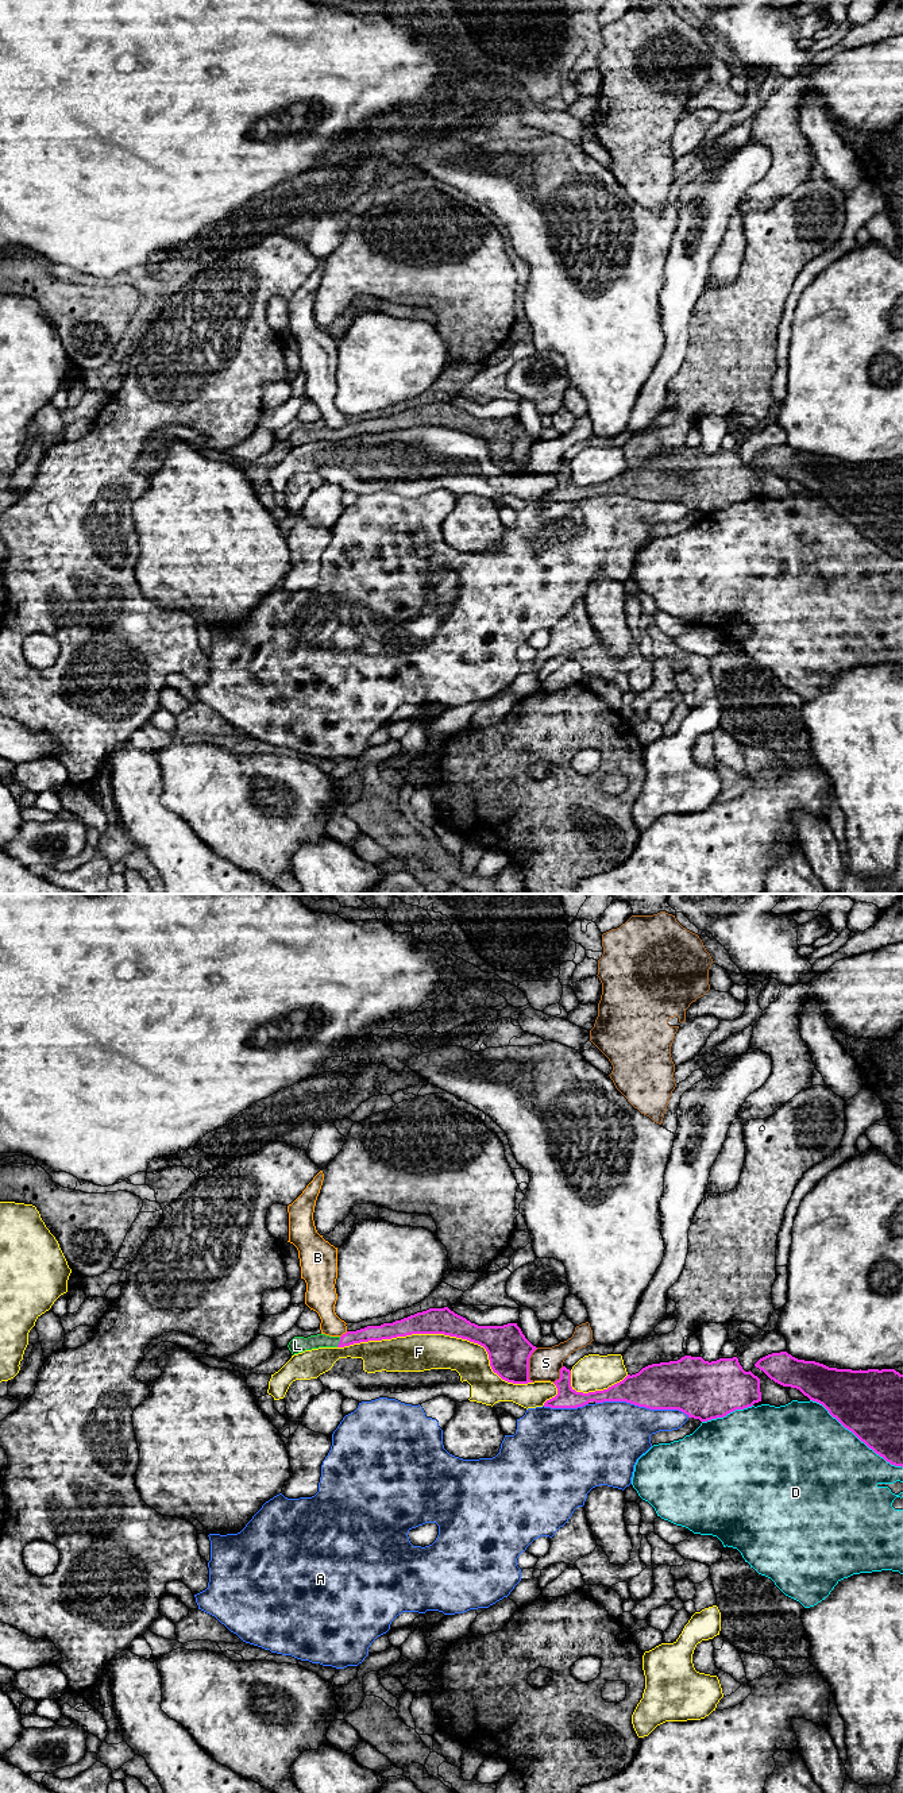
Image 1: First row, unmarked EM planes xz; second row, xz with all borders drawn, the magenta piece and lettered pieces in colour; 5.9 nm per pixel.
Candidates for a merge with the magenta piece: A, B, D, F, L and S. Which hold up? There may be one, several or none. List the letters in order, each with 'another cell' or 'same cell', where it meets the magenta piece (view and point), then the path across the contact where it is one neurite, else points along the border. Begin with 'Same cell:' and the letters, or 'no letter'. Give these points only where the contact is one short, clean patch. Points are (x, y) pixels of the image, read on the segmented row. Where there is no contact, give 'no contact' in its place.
Same cell: L
A: another cell; contact xz (643, 1406)
B: another cell; contact xz (343, 1334); border xz (347, 1331), (340, 1337)
D: another cell; contact xz (856, 1435)
F: another cell; contact xz (442, 1333)
L: same cell; contact xz (339, 1342); way xz (371, 1333), (350, 1337), (339, 1342), (297, 1345)
S: another cell; contact xz (528, 1365); border xz (537, 1348), (529, 1358), (531, 1381)

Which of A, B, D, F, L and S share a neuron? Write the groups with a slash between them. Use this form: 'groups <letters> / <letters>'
groups A / B / D / F / L / S

